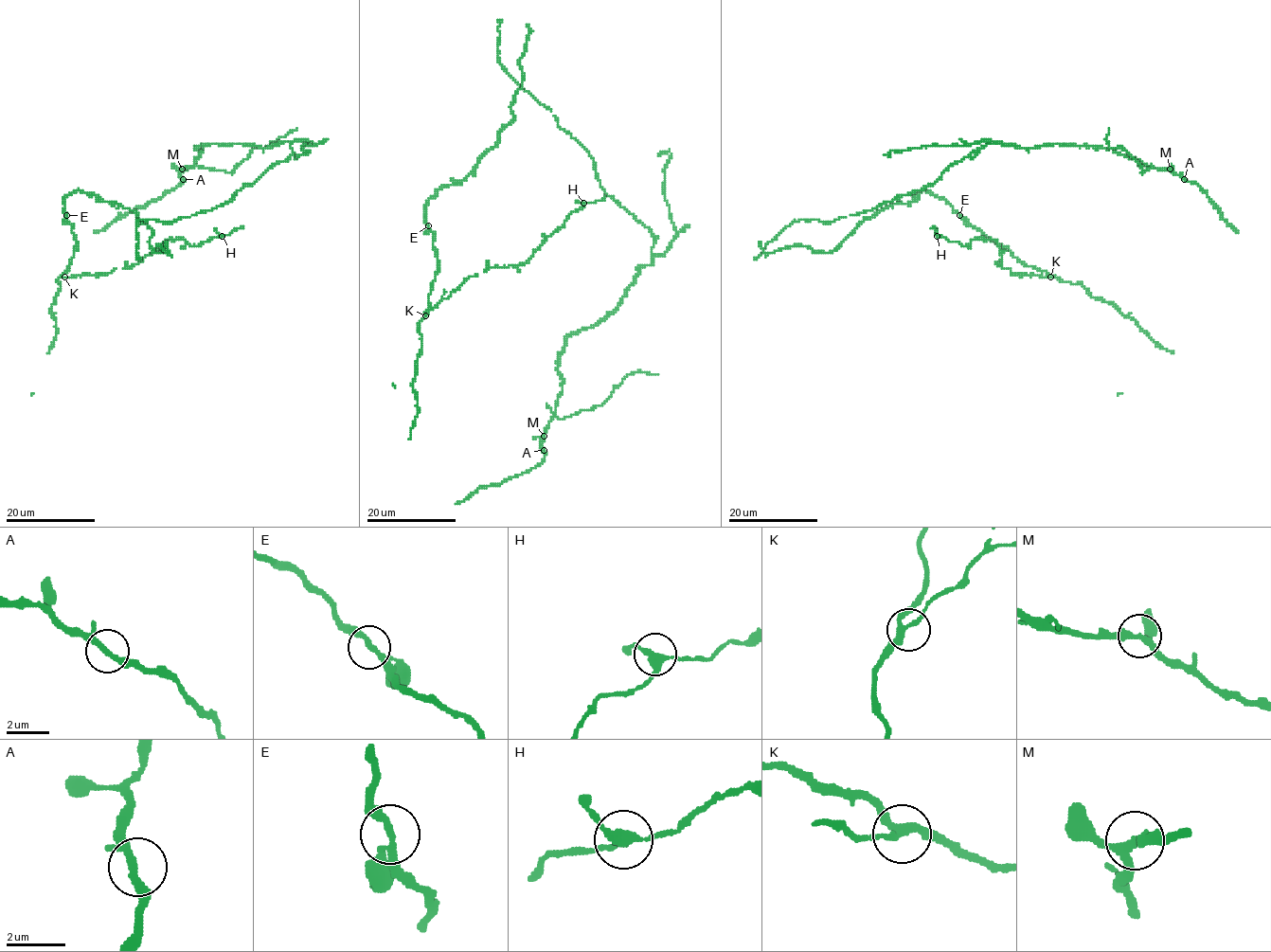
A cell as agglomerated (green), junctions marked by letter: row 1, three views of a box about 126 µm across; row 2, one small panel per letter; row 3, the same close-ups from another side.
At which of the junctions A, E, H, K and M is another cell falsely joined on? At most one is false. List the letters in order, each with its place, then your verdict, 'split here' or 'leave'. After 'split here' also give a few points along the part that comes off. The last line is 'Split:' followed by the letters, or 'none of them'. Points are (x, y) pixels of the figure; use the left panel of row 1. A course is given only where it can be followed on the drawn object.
A: (183, 179) | leave
E: (66, 215) | leave
H: (222, 236) | leave
K: (64, 277) | leave
M: (182, 169) | leave
Split: none of them

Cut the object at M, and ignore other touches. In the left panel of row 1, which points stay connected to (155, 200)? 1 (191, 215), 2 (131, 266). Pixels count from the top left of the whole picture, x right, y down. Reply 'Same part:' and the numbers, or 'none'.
Same part: 2

